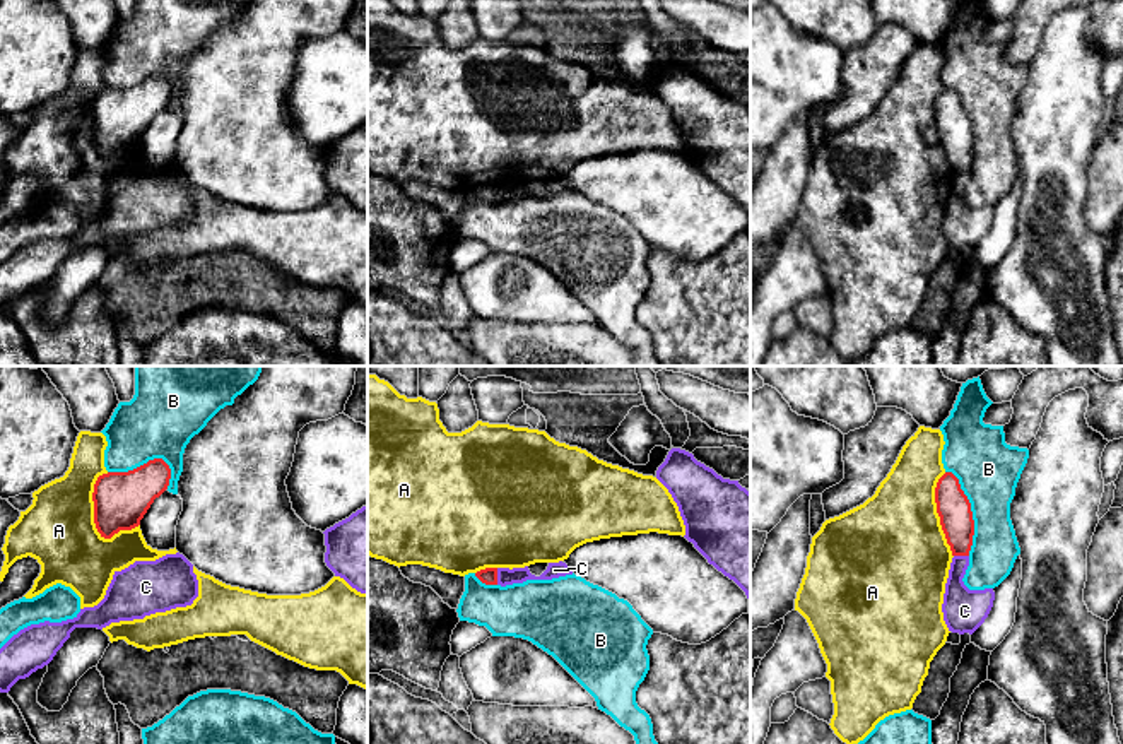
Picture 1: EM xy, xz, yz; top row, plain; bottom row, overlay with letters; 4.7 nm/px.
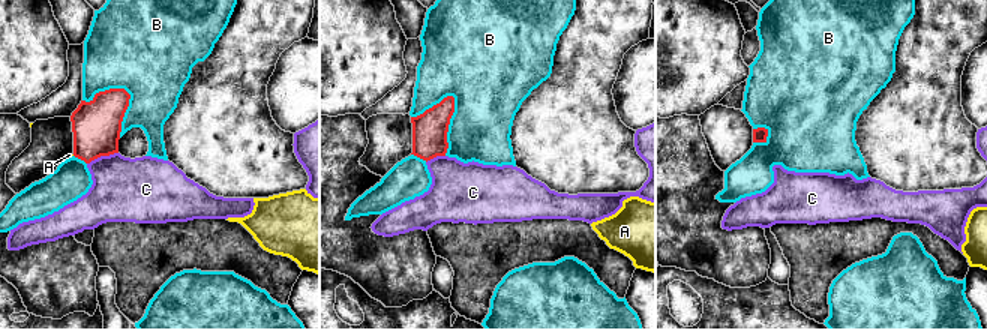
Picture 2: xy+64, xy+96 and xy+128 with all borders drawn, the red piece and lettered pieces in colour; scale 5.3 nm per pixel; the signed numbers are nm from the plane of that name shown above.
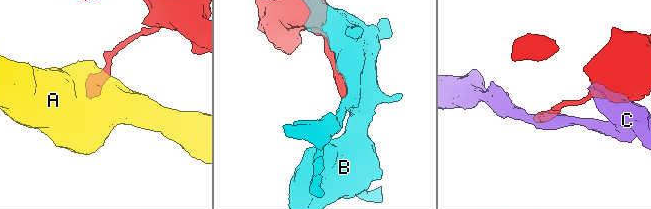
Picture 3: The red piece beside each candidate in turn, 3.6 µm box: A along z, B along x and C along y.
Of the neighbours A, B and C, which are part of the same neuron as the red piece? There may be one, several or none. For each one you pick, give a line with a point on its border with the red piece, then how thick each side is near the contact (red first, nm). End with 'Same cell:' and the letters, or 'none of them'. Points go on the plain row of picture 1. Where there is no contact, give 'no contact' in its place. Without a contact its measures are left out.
Same cell: none of them

